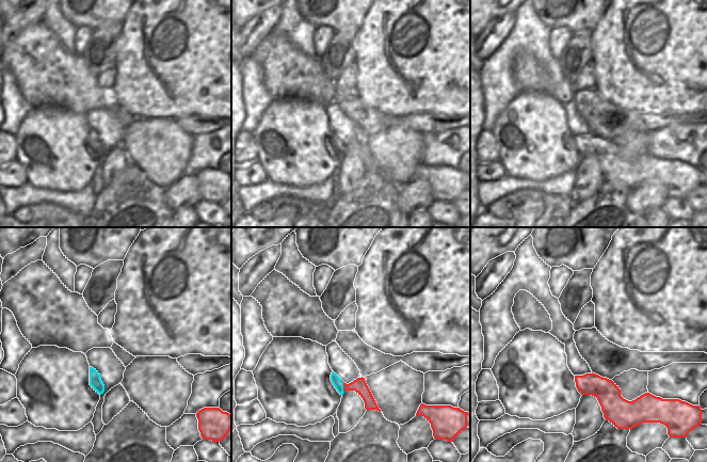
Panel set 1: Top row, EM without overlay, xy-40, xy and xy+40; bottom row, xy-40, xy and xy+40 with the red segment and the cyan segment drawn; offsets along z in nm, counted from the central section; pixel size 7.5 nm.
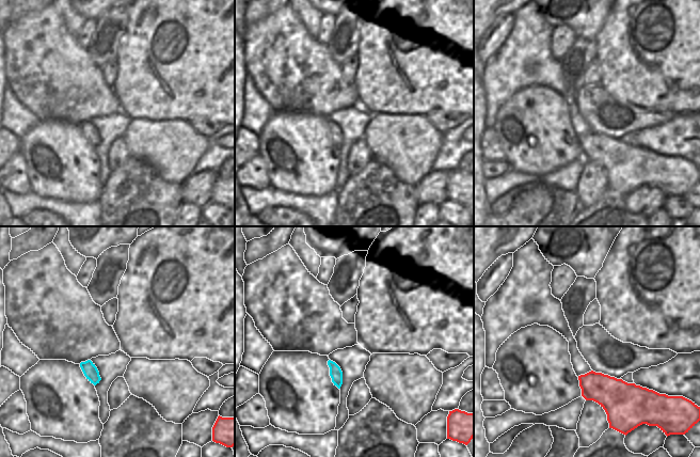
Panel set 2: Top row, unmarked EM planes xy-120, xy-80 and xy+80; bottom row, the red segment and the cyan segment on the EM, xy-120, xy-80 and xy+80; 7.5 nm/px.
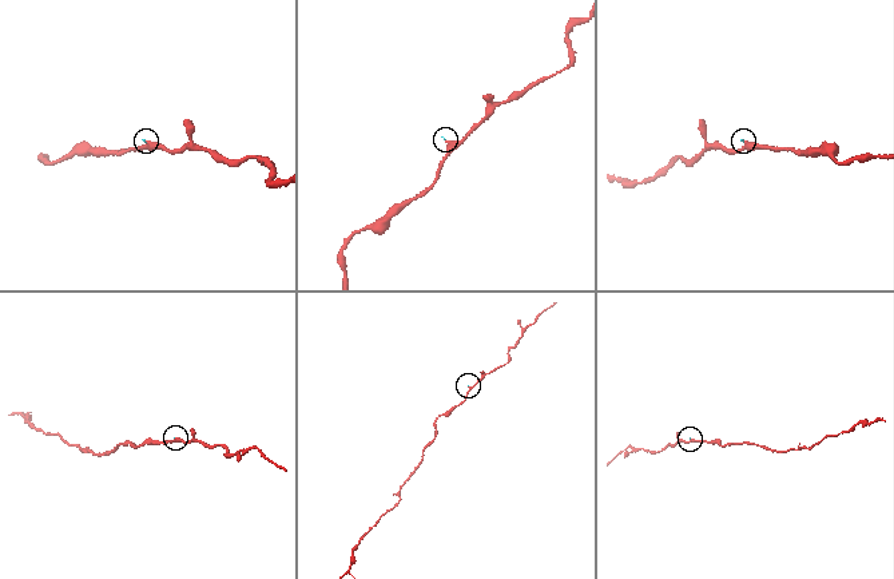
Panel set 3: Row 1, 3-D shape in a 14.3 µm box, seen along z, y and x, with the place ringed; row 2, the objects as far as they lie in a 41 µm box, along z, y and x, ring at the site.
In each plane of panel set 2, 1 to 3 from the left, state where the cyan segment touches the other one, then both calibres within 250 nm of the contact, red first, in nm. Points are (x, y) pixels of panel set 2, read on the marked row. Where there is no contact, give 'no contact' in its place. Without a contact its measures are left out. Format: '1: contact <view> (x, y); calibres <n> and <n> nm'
1: no contact
2: no contact
3: no contact

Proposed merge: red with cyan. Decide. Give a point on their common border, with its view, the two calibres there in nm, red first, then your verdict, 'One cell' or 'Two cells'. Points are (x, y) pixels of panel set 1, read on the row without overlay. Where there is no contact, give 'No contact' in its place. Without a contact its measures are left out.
Touches red at xy (343, 147). Thickness 110 nm (red) against 70 nm. One cell

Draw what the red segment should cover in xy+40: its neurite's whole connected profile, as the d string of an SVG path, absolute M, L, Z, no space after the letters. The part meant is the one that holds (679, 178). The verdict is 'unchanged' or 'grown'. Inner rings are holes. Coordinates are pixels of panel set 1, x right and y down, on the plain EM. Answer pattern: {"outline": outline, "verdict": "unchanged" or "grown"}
{"outline": "M596 134L575 137L576 148L581 156L592 156L597 159L604 178L617 190L632 190L643 184L660 184L668 189L670 198L687 198L687 195L702 186L702 170L679 160L662 160L645 154L632 162L621 157L618 147L607 139Z", "verdict": "unchanged"}

